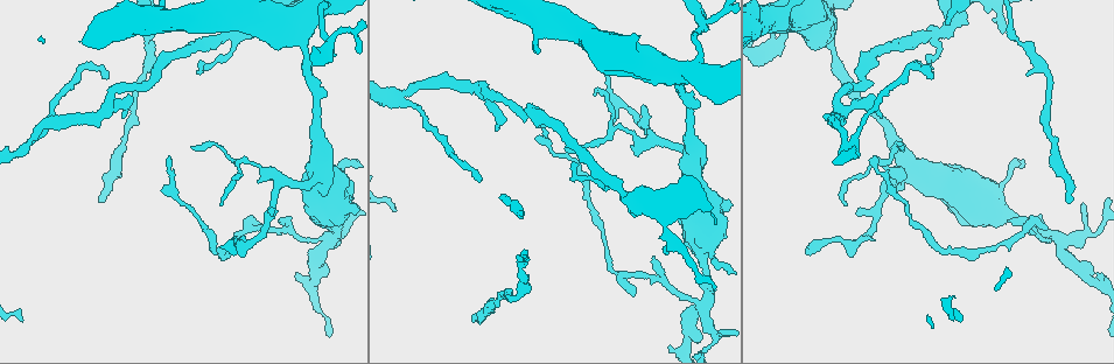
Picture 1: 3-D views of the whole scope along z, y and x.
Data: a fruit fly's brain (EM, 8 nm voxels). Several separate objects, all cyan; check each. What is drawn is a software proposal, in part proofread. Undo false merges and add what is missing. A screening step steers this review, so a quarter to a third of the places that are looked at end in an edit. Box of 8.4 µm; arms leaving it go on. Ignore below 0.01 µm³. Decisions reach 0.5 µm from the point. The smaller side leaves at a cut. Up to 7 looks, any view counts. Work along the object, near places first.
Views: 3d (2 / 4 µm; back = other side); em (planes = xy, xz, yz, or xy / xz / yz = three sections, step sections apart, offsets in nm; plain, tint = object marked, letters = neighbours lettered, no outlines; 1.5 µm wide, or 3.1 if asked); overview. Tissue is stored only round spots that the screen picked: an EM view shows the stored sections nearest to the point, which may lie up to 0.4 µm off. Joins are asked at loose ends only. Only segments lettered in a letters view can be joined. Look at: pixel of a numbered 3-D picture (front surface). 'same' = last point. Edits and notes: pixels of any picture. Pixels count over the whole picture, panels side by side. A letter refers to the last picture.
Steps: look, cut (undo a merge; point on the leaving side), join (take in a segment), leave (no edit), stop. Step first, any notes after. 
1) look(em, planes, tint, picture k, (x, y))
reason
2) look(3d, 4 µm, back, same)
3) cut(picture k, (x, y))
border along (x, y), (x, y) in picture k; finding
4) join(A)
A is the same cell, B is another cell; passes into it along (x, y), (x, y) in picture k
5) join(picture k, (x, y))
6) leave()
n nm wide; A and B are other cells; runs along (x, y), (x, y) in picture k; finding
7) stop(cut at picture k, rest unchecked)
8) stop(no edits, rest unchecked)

look(3d, 2 µm, back, picture 1, (635, 295))
thin end

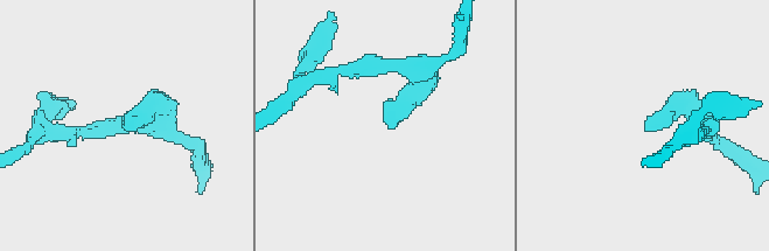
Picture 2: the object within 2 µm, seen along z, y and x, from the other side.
look(em, planes, letters, picture 2, (124, 127))

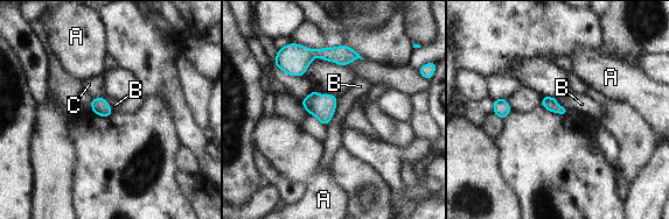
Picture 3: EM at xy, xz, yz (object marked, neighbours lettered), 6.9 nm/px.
leave()
A, B and C are other cells; border along (338, 97), (334, 114), (325, 126) in picture 3; no lettered segment goes on from it

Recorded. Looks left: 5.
look(3d, 2 µm, picture 1, (714, 342))
thick turns thin

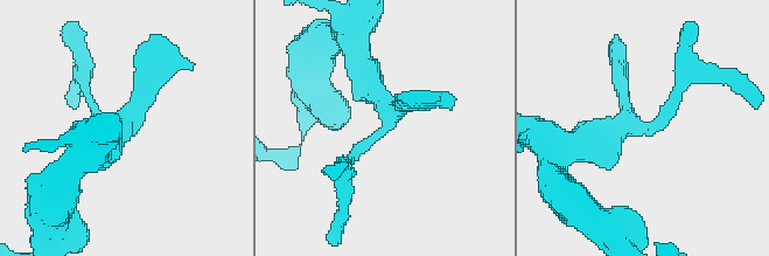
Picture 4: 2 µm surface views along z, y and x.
look(em, planes, tint, picture 4, (127, 130))

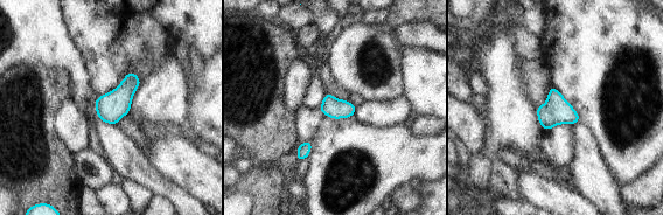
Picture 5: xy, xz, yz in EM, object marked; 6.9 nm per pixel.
look(em, planes, letters, same)

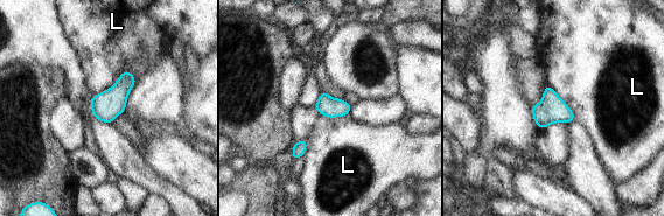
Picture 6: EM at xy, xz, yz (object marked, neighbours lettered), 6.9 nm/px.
leave()
L touches over 320 nm; L is another cell; border along (135, 78), (124, 71), (92, 96) in picture 6; all the same neuron

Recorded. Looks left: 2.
look(em, planes, plain, picture 1, (472, 322))
an open end

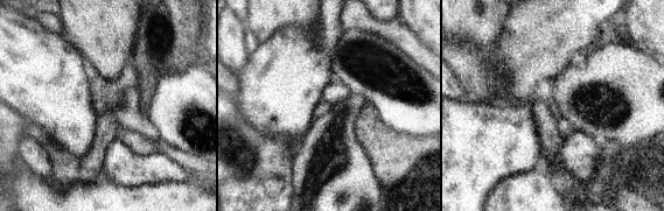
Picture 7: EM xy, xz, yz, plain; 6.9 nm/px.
look(em, planes, letters, same)

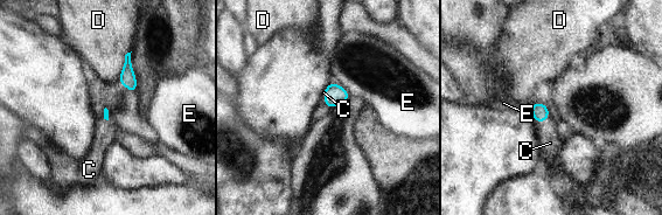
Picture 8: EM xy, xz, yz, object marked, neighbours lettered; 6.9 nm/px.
join(C)
C is the same cell, D and E are other cells; passes into it along (539, 111), (542, 120), (550, 143) in picture 8; the neuron continues

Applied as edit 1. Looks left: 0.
stop(join at picture 8, rest unchecked)

